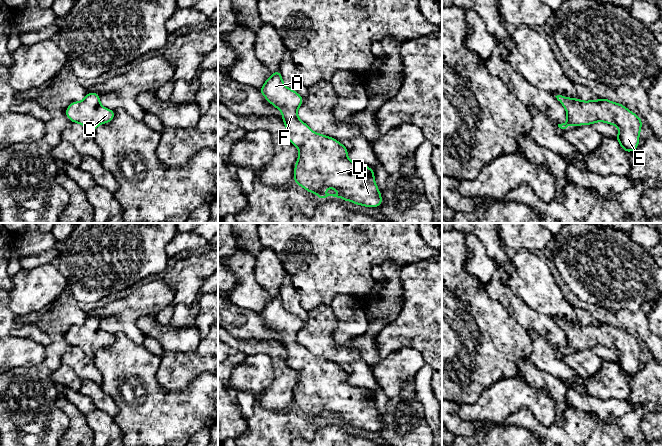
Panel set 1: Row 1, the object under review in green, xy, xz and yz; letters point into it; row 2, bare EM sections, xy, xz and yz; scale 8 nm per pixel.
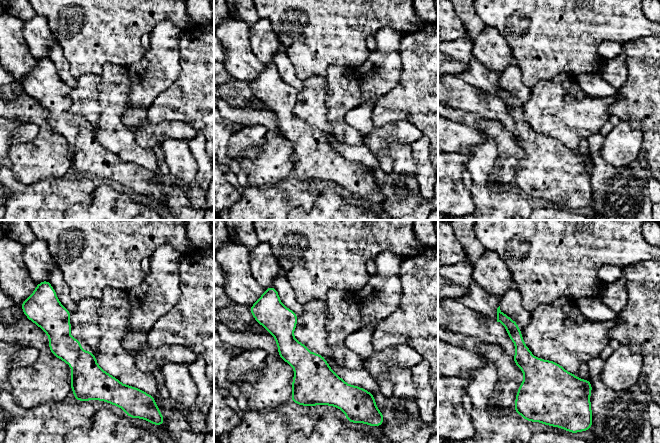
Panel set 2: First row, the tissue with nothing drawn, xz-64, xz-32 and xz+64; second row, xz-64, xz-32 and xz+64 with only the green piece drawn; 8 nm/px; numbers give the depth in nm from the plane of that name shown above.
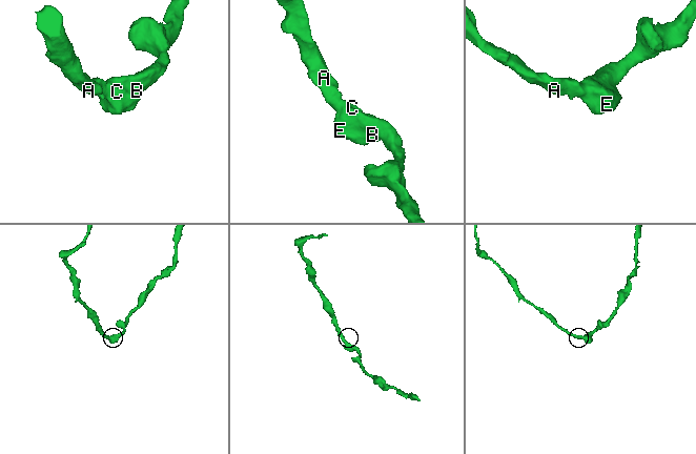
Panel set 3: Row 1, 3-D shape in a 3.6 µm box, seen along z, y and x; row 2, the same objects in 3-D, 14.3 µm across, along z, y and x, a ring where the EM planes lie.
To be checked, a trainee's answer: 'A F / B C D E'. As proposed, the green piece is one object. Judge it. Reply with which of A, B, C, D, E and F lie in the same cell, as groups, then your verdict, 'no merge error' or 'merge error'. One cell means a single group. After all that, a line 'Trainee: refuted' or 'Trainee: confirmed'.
groups A B C D E F; no merge error
Trainee: refuted

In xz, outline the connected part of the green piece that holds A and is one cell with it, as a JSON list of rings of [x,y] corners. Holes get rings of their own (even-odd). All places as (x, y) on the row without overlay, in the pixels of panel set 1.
[[[280,294],[272,296],[258,314],[282,337],[286,362],[298,372],[299,381],[294,390],[295,408],[319,422],[333,420],[373,432],[383,427],[374,393],[352,386],[346,370],[333,361],[315,357],[297,340],[304,322],[285,310]],[[326,411],[340,416],[329,418],[323,415]]]

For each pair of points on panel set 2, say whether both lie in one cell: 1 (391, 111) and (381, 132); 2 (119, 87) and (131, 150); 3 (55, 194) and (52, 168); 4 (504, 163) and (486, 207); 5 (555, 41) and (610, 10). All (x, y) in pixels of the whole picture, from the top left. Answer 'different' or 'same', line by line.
1: different
2: same
3: different
4: different
5: same

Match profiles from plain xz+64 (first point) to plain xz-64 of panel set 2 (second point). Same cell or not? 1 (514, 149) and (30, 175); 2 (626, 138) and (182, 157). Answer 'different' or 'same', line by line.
1: same
2: different

